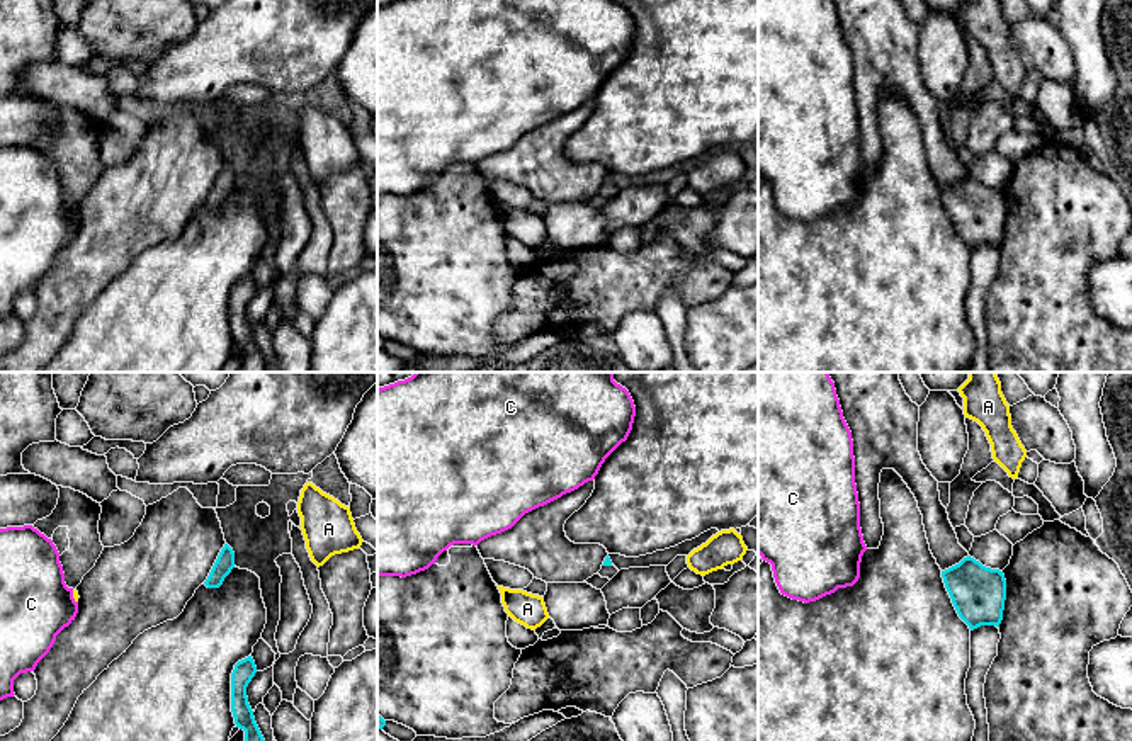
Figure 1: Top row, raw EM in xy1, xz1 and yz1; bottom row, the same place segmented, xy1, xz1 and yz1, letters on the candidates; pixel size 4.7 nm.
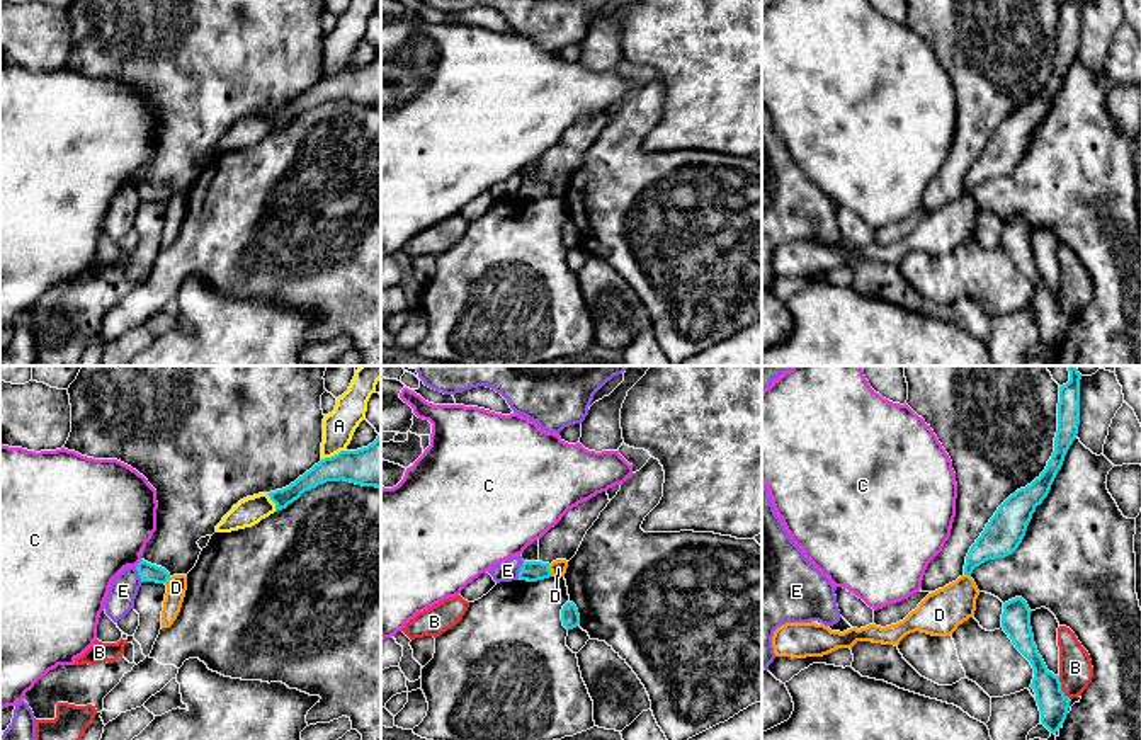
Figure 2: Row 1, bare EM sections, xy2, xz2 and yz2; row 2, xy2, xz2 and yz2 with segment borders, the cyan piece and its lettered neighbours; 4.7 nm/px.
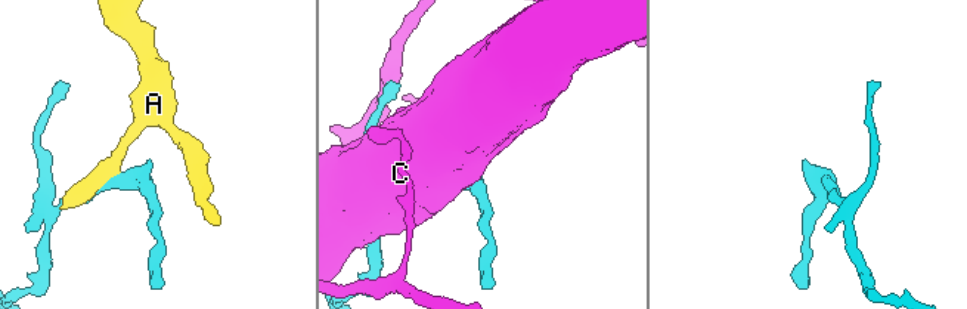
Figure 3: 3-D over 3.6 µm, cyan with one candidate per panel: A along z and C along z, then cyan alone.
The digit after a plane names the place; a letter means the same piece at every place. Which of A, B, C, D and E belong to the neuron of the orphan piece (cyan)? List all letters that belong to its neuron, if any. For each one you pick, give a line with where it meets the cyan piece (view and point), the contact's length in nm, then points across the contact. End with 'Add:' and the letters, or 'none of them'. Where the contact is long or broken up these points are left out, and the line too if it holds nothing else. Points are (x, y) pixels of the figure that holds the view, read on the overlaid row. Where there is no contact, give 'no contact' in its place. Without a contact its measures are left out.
Add: none of them

